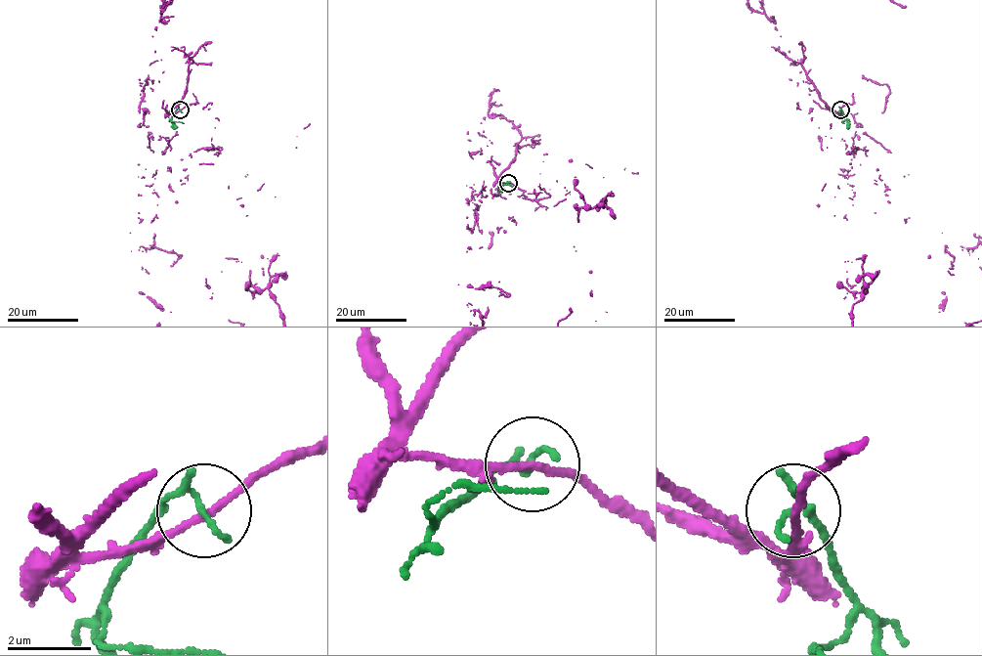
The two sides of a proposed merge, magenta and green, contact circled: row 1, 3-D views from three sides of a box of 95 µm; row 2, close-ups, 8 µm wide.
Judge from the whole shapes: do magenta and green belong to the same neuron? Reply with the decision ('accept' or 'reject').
reject

